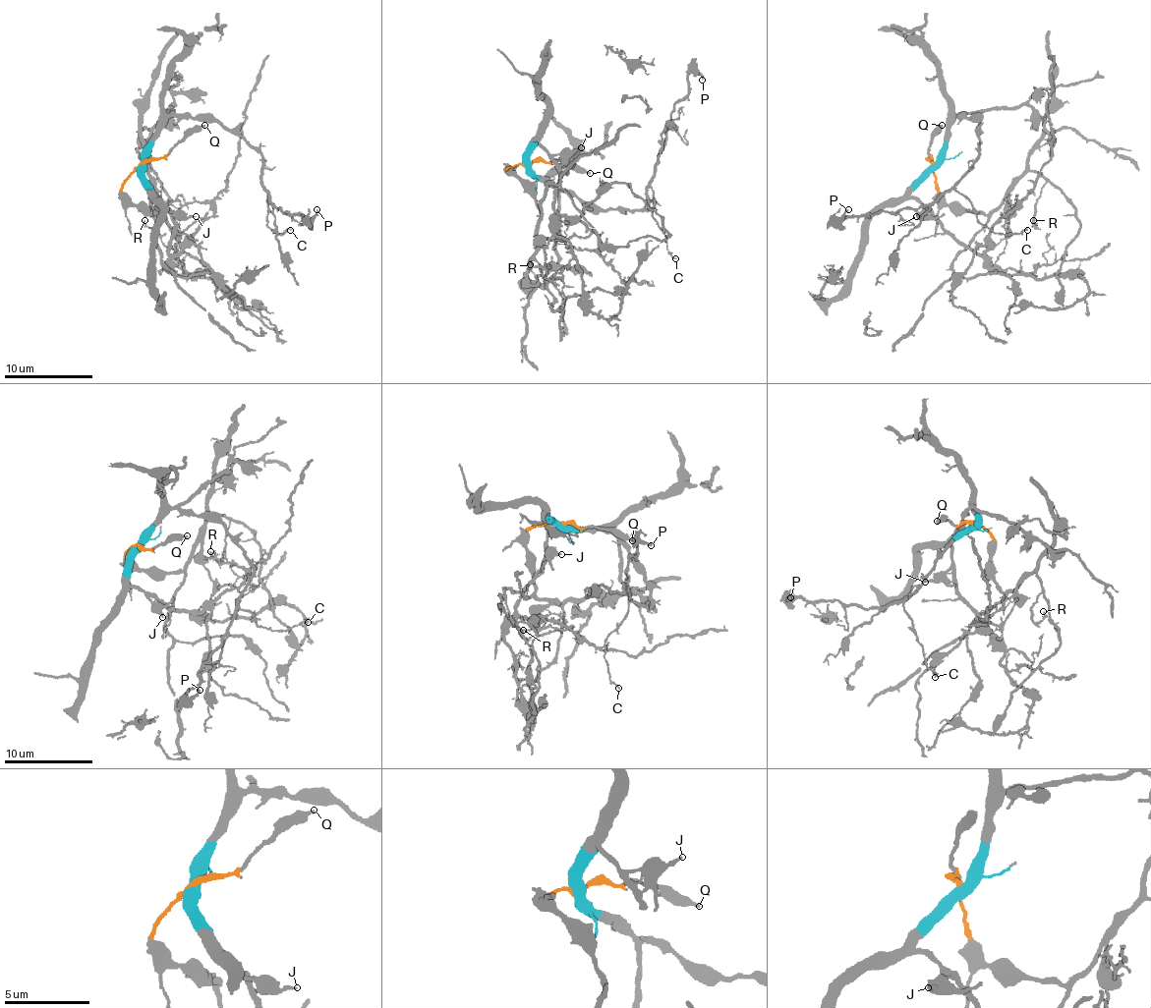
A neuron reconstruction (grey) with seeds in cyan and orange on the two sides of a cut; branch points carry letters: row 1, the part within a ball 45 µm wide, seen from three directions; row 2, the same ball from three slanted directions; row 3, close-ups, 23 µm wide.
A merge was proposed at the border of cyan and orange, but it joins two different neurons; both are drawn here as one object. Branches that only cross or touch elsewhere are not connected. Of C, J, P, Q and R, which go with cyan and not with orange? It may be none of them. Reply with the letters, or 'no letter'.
C, J, P

